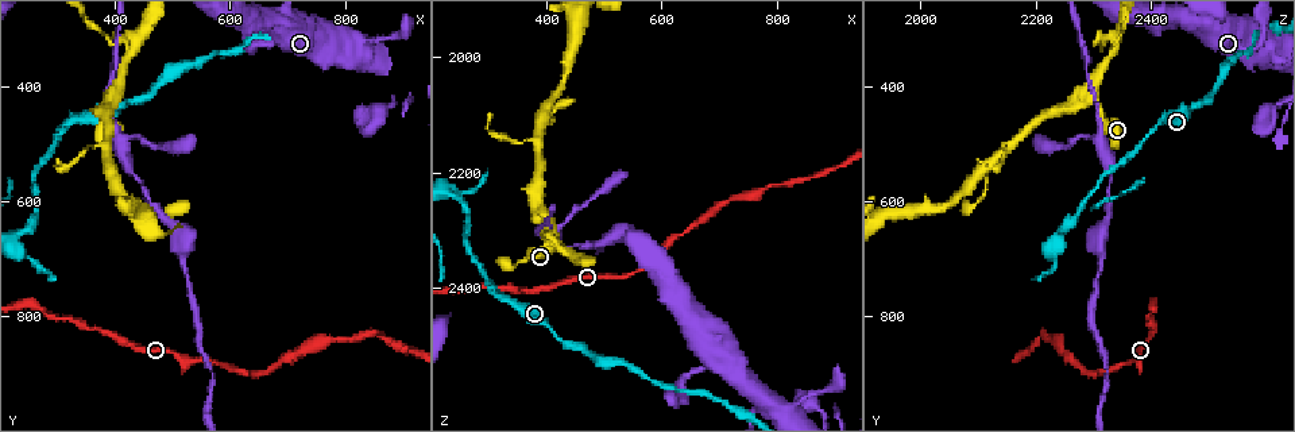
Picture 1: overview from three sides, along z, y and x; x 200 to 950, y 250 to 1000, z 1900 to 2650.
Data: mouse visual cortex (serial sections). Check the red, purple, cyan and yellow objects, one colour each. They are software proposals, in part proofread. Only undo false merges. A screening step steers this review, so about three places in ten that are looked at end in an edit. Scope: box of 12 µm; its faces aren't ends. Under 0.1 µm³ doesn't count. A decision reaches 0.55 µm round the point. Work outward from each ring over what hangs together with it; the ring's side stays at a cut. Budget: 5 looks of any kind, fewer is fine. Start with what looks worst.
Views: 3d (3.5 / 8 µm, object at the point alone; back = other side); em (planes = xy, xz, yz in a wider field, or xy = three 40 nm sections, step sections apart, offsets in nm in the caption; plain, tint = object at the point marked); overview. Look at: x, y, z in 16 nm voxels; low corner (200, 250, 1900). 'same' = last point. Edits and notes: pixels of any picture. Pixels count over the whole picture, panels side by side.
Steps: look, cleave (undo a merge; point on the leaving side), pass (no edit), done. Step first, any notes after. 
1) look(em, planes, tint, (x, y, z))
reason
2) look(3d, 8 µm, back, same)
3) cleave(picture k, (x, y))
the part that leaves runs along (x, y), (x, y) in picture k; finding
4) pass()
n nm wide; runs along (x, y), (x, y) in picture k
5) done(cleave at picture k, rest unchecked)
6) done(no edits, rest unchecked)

look(3d, 3.5 µm, (405, 360, 2325))
two arms in line, one across

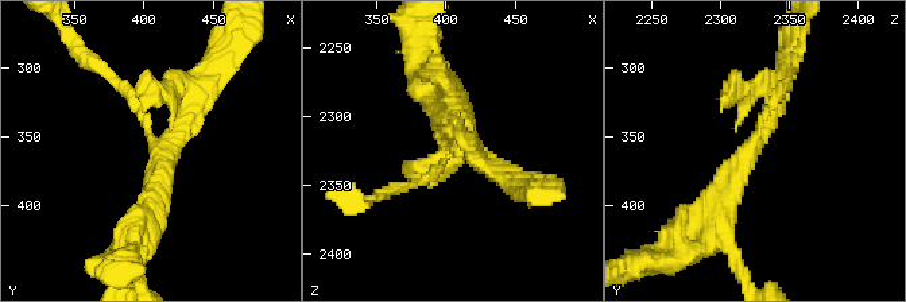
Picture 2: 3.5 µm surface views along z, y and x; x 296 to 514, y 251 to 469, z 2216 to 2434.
look(em, planes, tint, (410, 354, 2322))
3 arms; arms of 150, 250, 350 nm

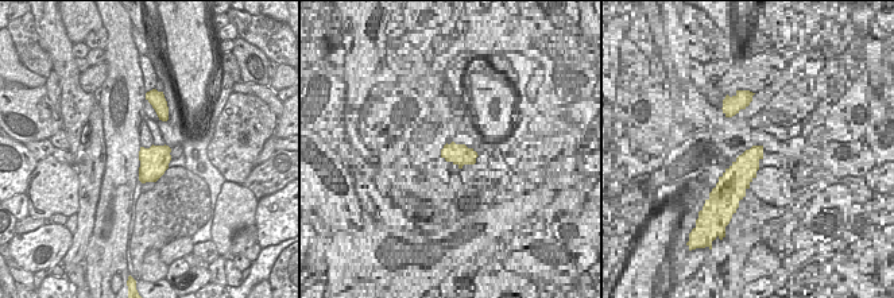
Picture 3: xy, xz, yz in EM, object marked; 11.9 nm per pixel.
pass()
runs along (715, 224), (721, 188), (783, 80) in picture 2; continuous, no second cell

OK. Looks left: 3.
look(3d, 3.5 µm, (820, 325, 2610))
abrupt turn

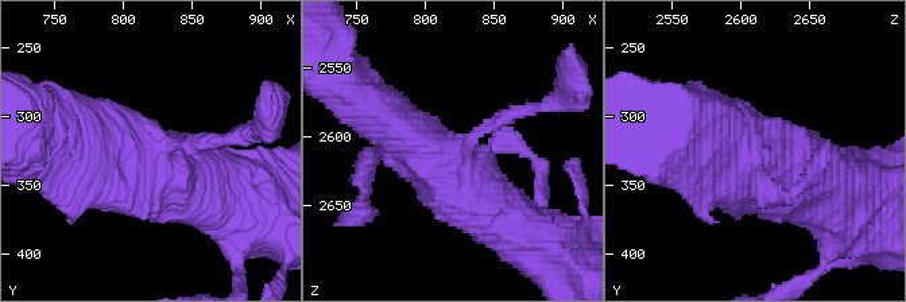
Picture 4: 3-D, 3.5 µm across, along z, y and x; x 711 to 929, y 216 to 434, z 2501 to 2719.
pass()
continuous, no second cell

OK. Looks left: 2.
done(no edits, rest unchecked)

